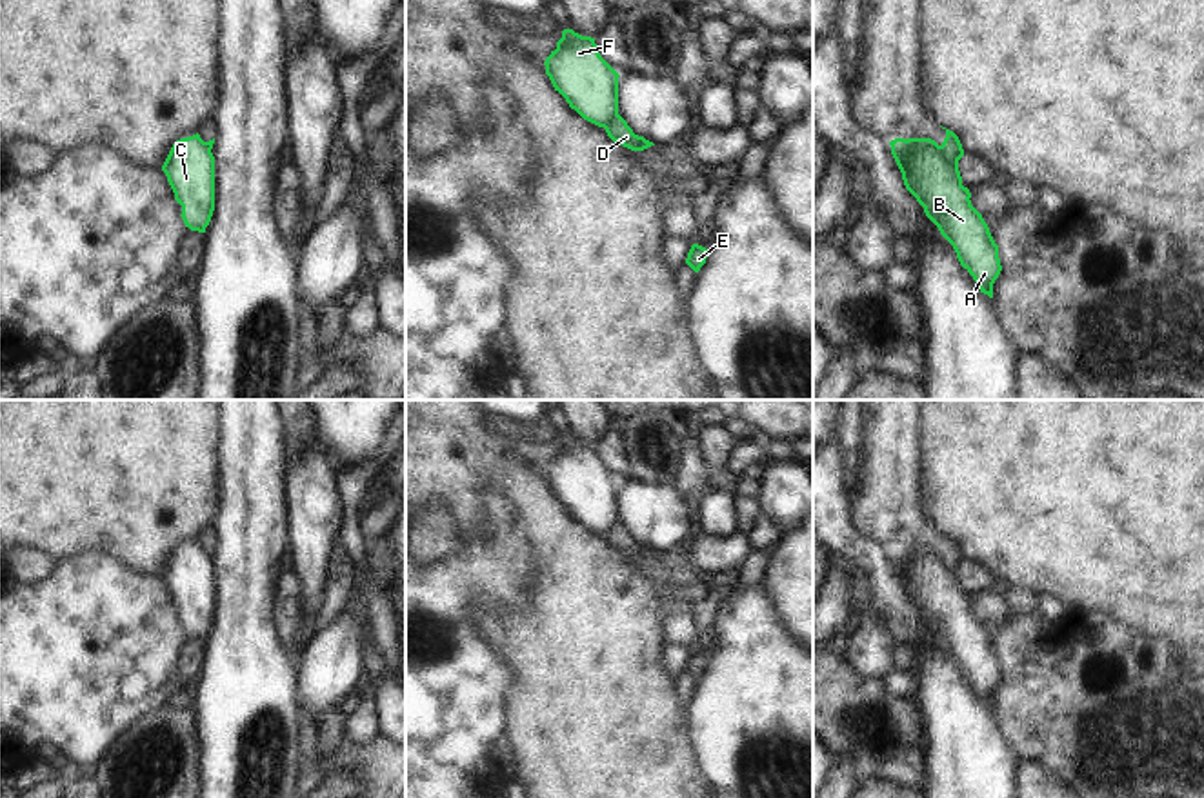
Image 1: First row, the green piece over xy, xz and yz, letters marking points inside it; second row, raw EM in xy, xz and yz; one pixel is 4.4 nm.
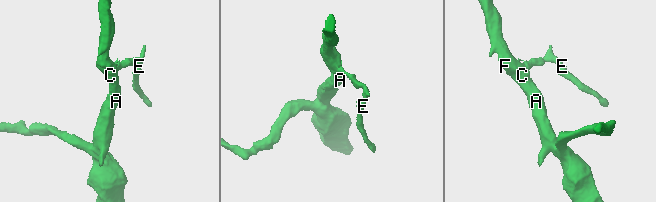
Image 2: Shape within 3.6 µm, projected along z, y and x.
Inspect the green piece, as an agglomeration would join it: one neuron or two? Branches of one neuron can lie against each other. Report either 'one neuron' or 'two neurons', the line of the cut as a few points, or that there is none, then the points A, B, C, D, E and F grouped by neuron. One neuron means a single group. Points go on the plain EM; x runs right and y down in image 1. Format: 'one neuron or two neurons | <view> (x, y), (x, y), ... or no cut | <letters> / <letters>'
two neurons | yz (924, 546), (944, 566), (957, 571) | A B C F / D E

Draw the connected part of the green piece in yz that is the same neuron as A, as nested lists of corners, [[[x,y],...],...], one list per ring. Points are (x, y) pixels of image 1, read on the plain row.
[[[895,545],[889,553],[906,596],[953,653],[980,700],[993,705],[993,691],[1002,678],[998,653],[982,622],[971,613],[958,571],[944,567],[926,545]]]

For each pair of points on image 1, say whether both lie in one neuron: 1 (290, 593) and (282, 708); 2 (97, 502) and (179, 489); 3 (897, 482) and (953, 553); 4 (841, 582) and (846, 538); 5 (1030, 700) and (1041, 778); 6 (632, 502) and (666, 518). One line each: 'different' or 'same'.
1: different
2: same
3: same
4: different
5: different
6: same

